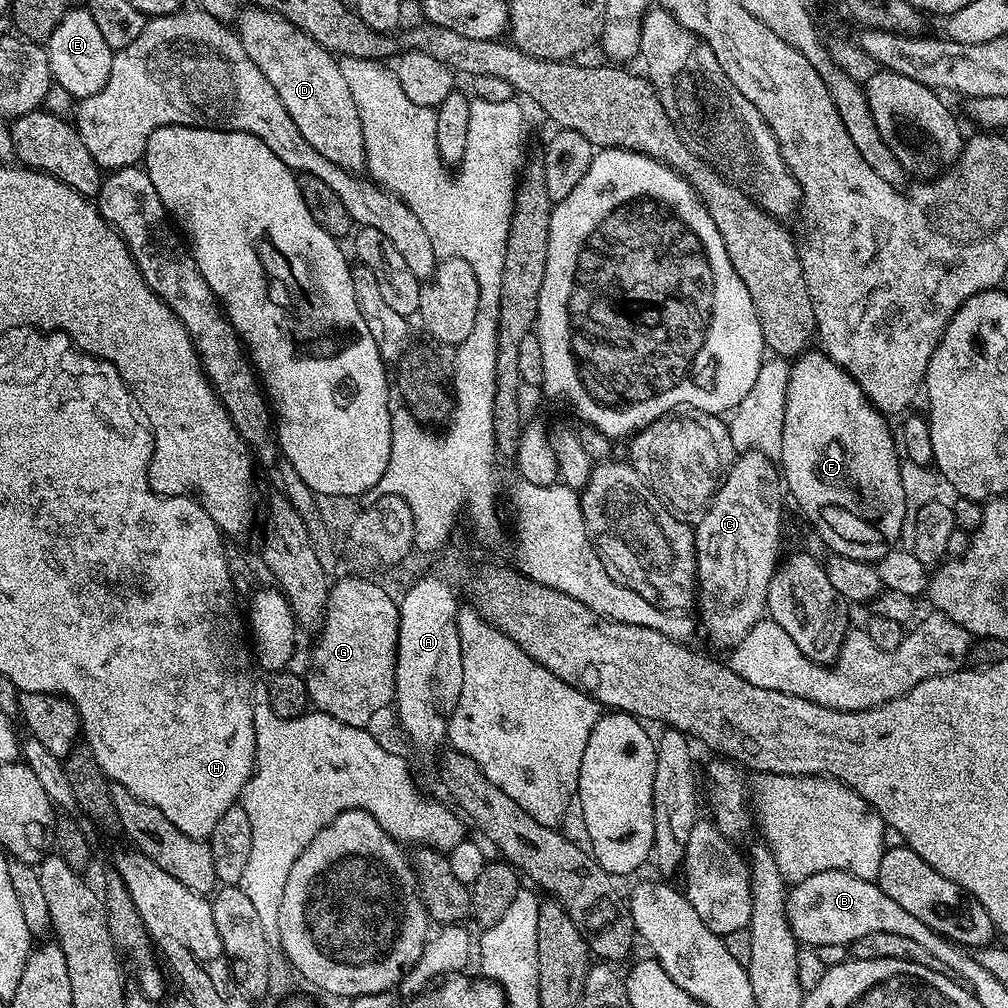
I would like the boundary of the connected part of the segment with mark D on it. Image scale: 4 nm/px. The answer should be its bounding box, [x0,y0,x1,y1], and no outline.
[234,6,366,173]

